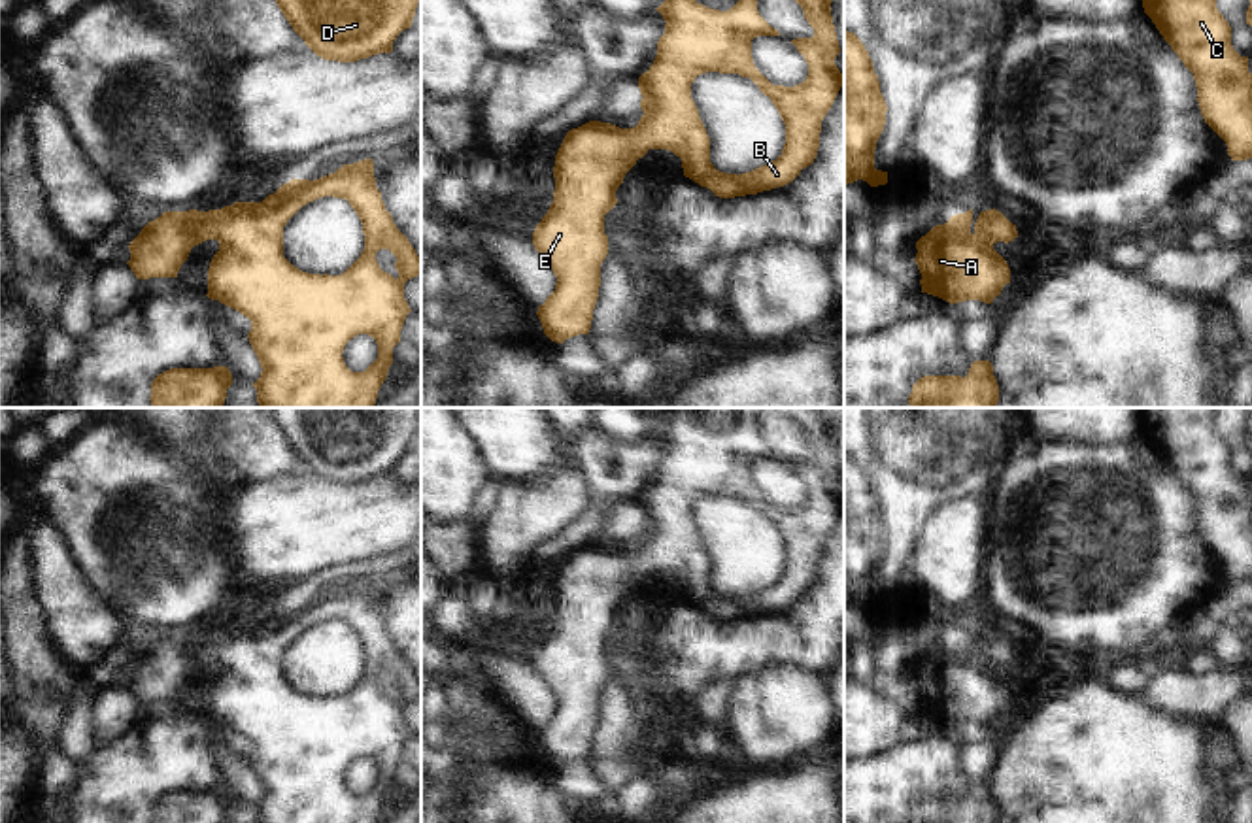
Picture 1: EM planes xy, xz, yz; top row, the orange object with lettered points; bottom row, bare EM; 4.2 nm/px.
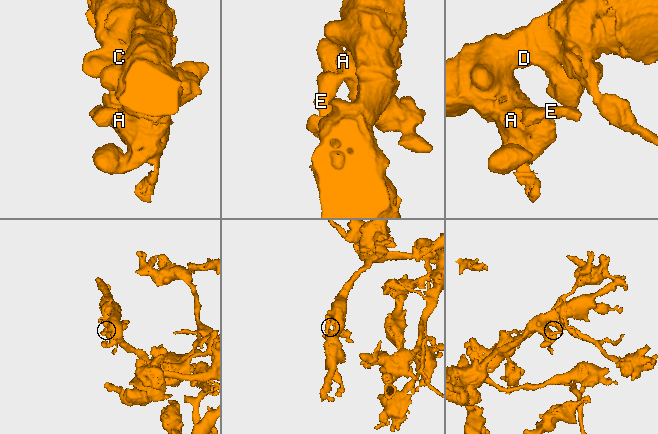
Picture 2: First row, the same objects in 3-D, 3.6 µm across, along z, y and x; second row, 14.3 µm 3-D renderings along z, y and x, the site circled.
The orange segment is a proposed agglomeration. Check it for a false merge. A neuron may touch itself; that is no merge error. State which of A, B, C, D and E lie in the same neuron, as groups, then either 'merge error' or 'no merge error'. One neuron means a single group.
groups A B C D E; no merge error

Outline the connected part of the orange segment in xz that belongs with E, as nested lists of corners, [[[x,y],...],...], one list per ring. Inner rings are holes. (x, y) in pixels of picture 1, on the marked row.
[[[665,0],[655,8],[665,19],[665,34],[657,42],[657,55],[648,72],[638,77],[644,115],[633,128],[589,121],[567,132],[553,166],[553,202],[533,232],[534,249],[551,266],[555,291],[538,306],[544,334],[557,344],[589,334],[593,310],[601,287],[601,264],[608,255],[604,215],[618,204],[616,191],[625,174],[650,149],[667,149],[682,159],[684,176],[710,189],[719,198],[757,194],[791,183],[818,155],[821,121],[831,109],[844,76],[835,64],[840,53],[833,17],[833,0],[795,0],[804,19],[814,28],[812,38],[797,38],[791,43],[804,57],[808,76],[795,87],[772,85],[753,64],[752,40],[757,36],[780,36],[757,11],[757,0],[738,0],[731,9],[719,11],[697,0]],[[706,72],[738,74],[750,77],[770,98],[786,125],[782,155],[746,174],[725,174],[710,162],[710,138],[691,98],[691,83]]]

